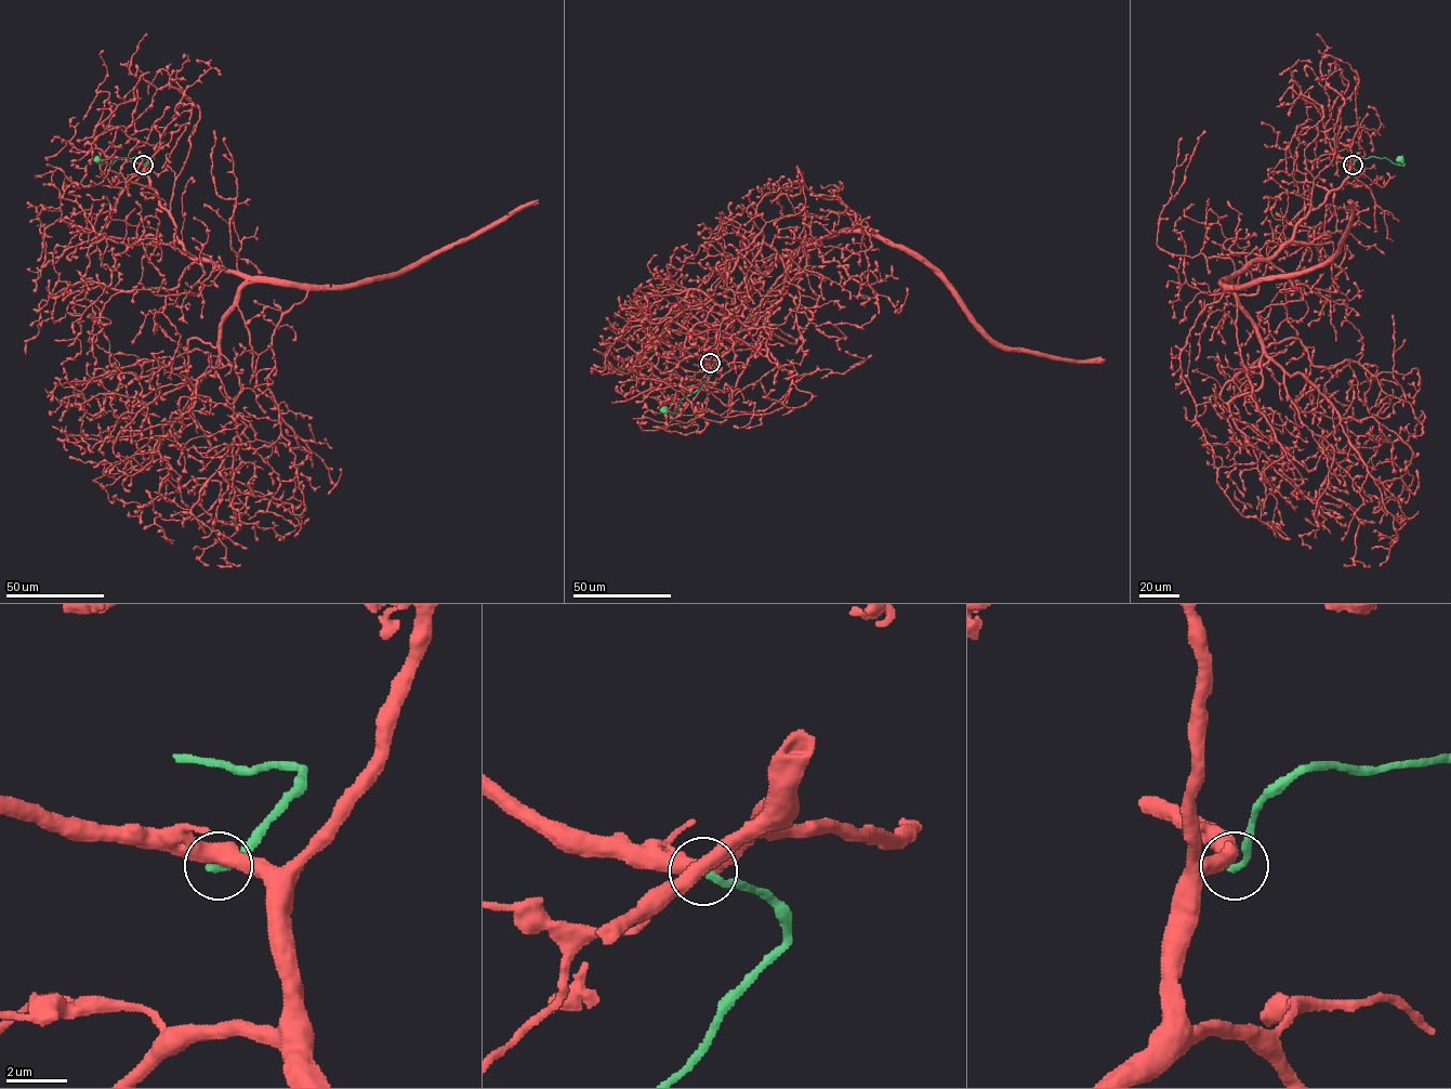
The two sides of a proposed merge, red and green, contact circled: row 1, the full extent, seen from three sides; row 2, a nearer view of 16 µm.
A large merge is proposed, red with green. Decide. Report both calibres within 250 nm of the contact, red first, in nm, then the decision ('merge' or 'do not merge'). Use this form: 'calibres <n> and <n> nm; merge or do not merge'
calibres 480 and 280 nm; do not merge

